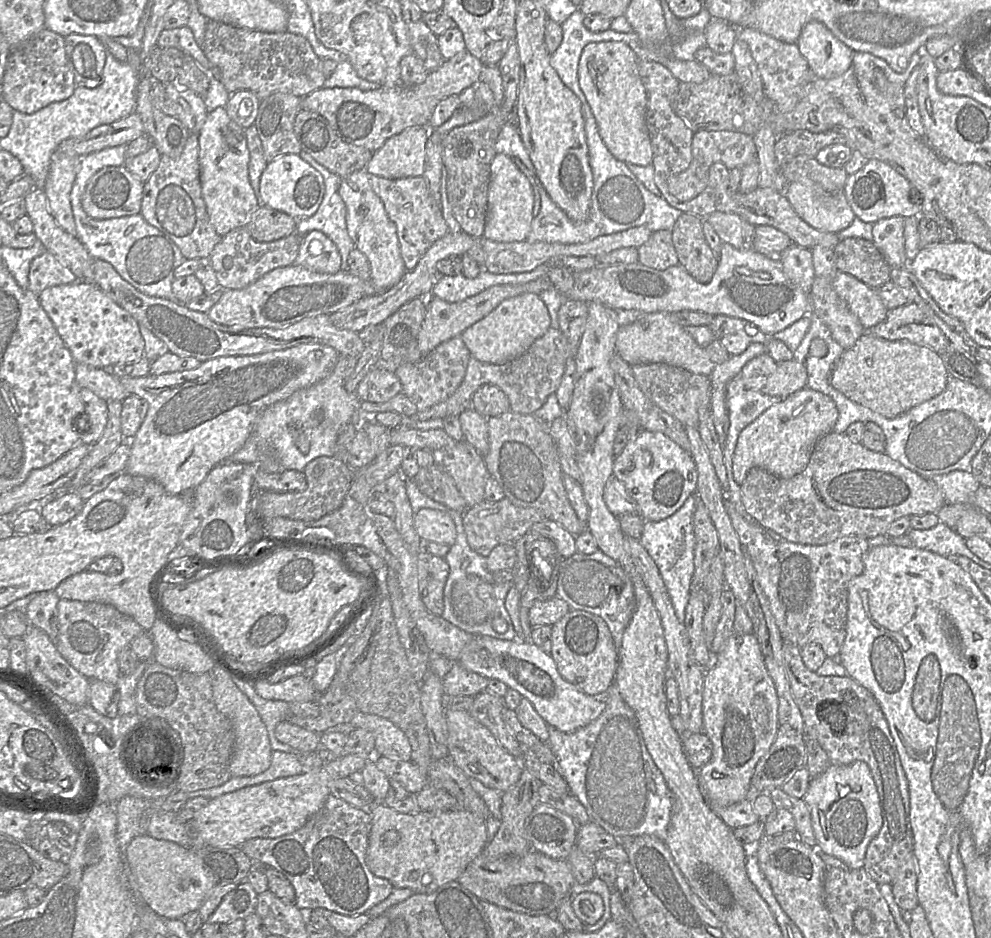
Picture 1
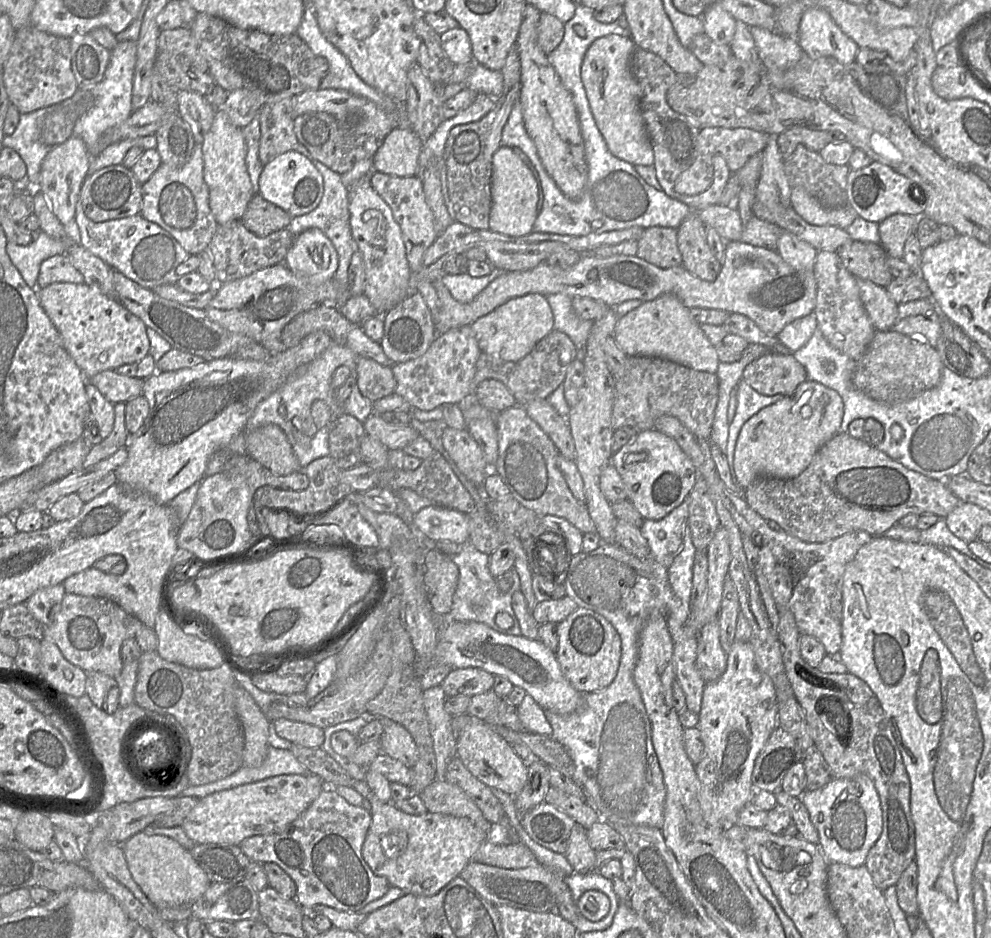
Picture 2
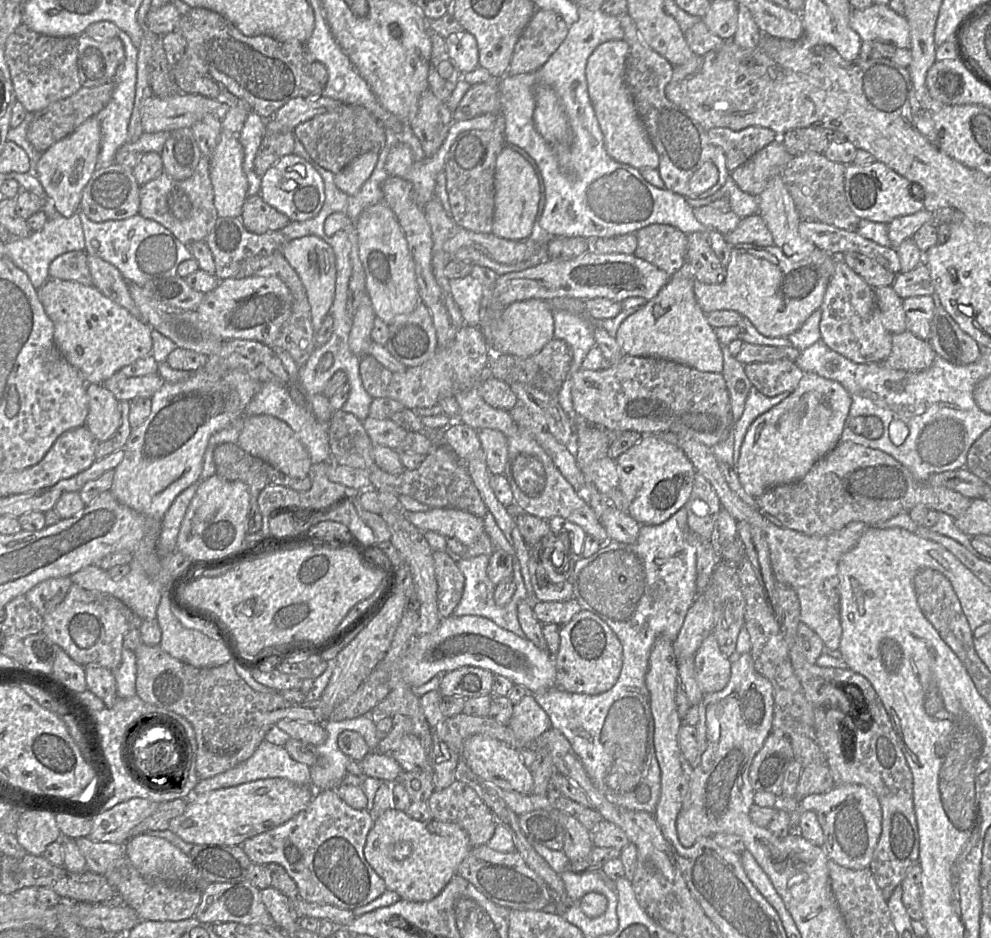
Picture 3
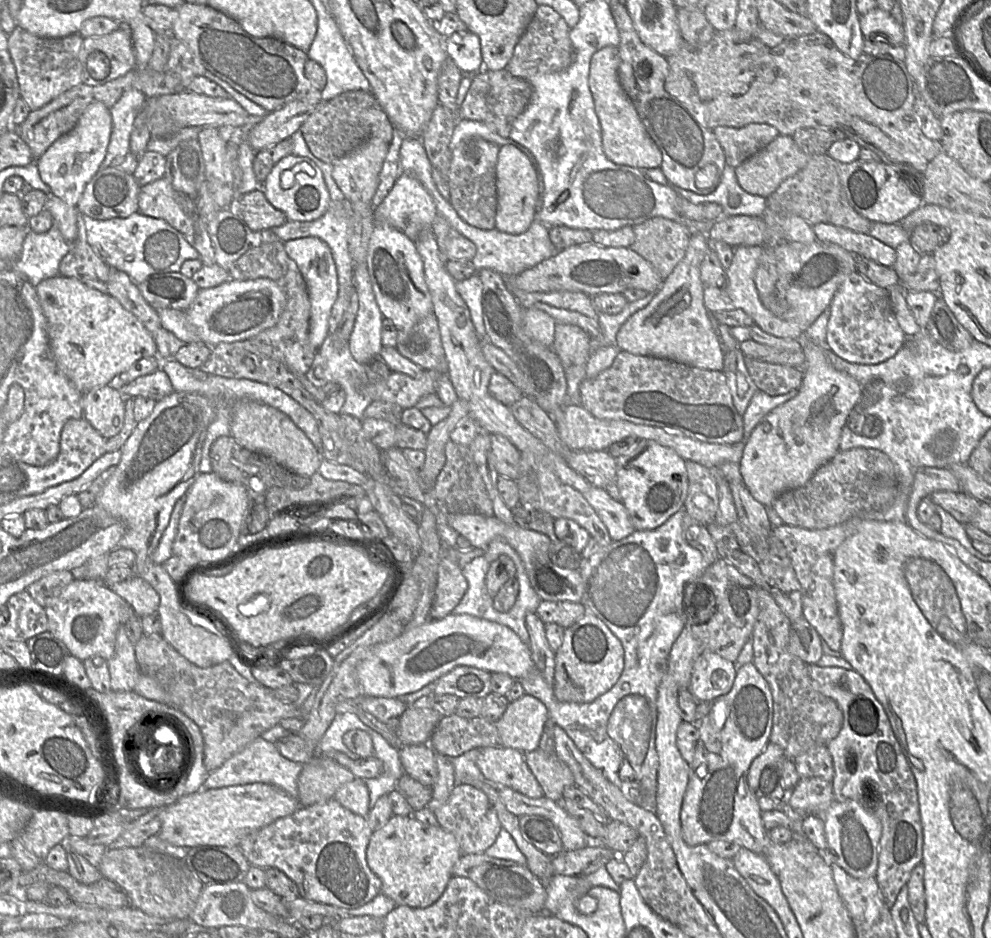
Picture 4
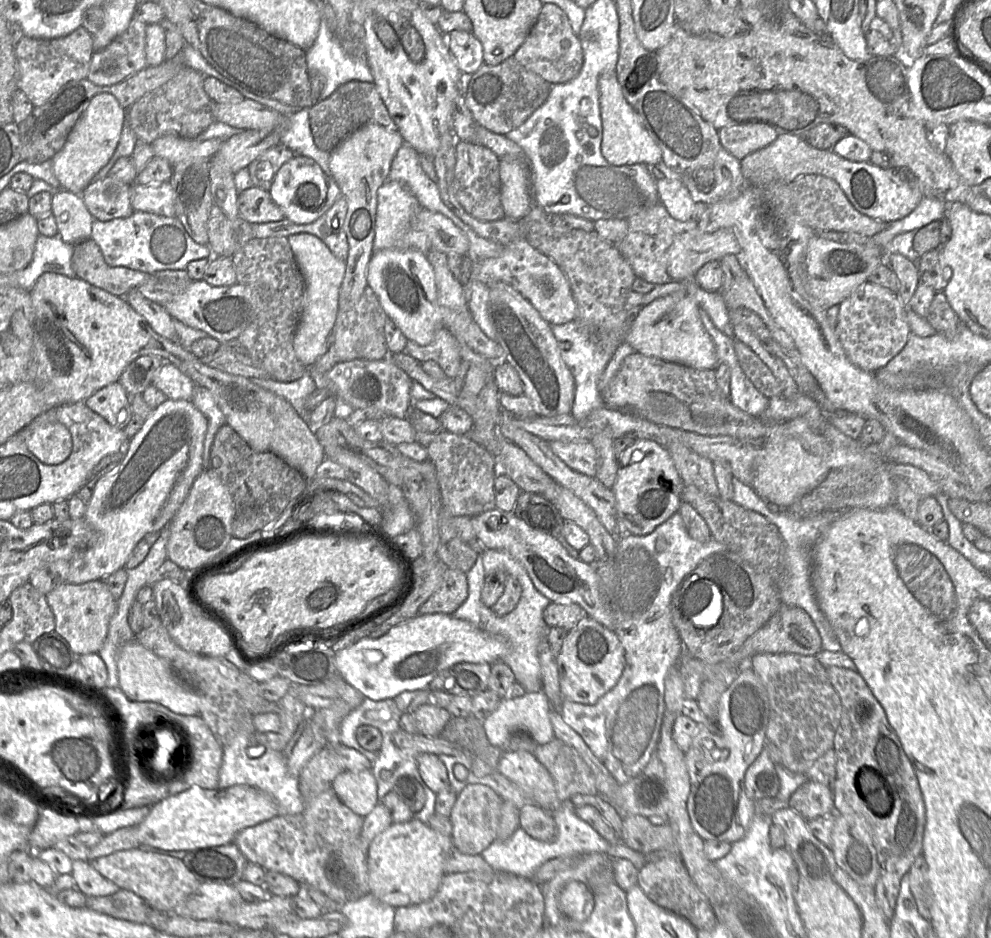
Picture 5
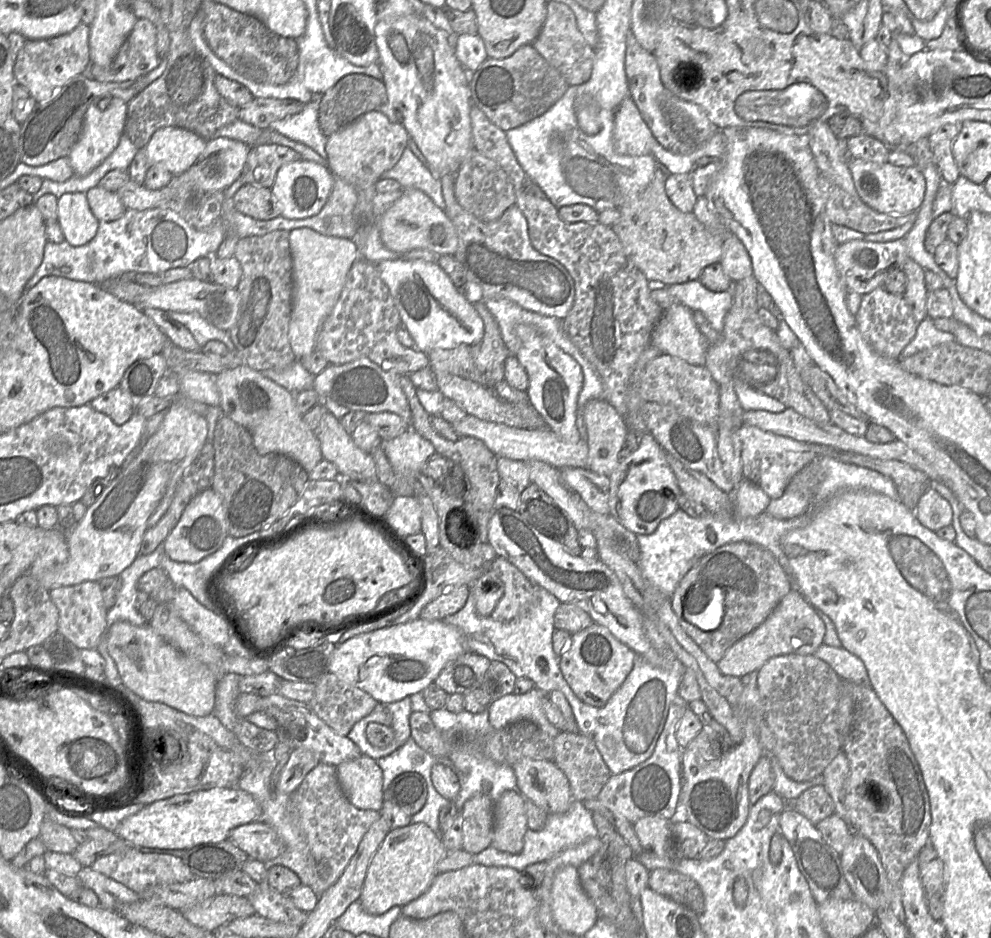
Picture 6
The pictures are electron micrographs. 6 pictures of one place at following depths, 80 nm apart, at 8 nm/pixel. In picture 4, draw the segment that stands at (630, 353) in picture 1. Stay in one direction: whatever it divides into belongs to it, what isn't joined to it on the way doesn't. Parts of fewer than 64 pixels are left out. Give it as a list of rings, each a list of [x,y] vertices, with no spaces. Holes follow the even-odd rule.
[[[693,233],[683,259],[663,281],[651,302],[620,328],[616,346],[641,356],[664,358],[692,367],[722,371],[723,349],[711,314],[704,306],[700,266],[708,249],[708,235]]]

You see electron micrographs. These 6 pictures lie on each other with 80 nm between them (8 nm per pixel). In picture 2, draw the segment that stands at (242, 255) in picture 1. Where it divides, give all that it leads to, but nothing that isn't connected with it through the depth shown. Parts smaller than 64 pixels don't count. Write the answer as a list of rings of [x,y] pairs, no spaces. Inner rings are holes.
[[[233,220],[218,225],[208,247],[213,259],[216,285],[247,277],[276,264],[284,264],[285,257],[296,236],[288,229],[282,229],[266,237],[258,237],[247,230],[241,220]]]

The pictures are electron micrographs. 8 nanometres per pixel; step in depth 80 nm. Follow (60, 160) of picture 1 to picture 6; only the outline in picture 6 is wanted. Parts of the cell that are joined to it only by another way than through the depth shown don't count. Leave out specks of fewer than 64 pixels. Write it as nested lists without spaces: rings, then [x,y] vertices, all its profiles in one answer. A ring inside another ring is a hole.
[[[104,97],[89,106],[78,141],[67,156],[74,175],[89,174],[115,150],[124,133],[127,110],[128,103],[117,97]]]

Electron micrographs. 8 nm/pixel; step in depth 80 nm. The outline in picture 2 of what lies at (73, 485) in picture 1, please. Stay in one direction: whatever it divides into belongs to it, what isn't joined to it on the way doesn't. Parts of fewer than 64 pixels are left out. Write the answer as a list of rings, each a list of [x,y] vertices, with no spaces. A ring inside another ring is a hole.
[[[124,402],[114,404],[115,421],[113,429],[102,442],[91,446],[82,468],[94,465],[113,455],[120,448],[127,447],[130,434],[125,424],[125,409],[126,404]]]

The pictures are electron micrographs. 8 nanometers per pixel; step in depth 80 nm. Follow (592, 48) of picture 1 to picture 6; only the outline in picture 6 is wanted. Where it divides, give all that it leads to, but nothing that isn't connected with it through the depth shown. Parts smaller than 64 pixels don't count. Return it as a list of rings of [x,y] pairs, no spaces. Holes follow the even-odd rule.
[[[630,97],[614,111],[613,145],[618,154],[652,154],[655,138]]]

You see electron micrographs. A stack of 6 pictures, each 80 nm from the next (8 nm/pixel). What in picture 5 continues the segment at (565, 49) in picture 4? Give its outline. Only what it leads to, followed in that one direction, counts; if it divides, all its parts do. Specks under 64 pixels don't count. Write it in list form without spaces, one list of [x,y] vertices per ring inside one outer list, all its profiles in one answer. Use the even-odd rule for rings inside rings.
[[[553,3],[543,4],[536,23],[513,56],[521,65],[552,84],[574,79],[584,62],[581,41],[573,32],[567,14]]]

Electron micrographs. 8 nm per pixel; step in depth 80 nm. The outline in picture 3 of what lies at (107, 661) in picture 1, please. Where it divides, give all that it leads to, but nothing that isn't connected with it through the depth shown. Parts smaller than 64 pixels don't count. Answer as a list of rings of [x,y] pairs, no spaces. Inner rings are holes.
[[[72,583],[62,602],[43,616],[42,633],[82,667],[113,670],[121,661],[124,636],[132,629],[139,629],[141,623],[142,619],[118,598],[107,593],[86,590]]]

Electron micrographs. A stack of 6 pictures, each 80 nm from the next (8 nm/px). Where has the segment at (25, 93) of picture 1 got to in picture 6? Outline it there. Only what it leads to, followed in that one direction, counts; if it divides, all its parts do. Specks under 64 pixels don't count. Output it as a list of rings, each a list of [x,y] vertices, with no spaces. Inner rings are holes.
[[[81,22],[69,33],[48,39],[27,40],[15,57],[14,76],[17,84],[24,86],[37,103],[47,102],[90,65],[89,36],[90,26]]]

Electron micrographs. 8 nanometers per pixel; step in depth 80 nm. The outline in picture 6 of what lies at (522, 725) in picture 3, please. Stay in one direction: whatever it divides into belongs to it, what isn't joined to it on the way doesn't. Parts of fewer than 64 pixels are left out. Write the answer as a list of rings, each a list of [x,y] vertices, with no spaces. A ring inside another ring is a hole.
[[[533,688],[525,694],[509,694],[492,701],[488,707],[489,722],[494,730],[519,720],[528,720],[538,725],[550,737],[555,738],[560,731],[547,719],[543,703],[548,694]]]

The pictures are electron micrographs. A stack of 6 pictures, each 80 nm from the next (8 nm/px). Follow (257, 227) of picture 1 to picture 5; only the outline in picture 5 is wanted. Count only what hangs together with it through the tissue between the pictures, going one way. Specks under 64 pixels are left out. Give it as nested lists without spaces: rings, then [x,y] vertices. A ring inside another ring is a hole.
[[[253,186],[238,194],[239,217],[250,224],[275,222],[285,219],[283,210],[273,201],[269,190]]]

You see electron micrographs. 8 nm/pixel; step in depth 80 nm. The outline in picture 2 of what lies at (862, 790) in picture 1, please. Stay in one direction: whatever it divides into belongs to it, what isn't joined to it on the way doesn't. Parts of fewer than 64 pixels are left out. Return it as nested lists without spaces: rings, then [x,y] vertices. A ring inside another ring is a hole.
[[[865,774],[853,778],[832,778],[824,787],[805,791],[801,800],[819,834],[819,847],[829,863],[850,867],[865,865],[868,852],[879,839],[882,809],[874,782]]]

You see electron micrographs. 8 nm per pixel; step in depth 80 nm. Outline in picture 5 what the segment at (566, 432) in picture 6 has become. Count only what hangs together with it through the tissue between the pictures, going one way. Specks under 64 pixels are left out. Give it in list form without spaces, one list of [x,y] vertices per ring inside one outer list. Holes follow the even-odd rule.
[[[488,287],[488,289],[490,294],[488,315],[492,329],[490,338],[502,347],[507,356],[507,362],[517,371],[523,383],[523,394],[531,400],[536,413],[540,416],[553,417],[570,414],[575,399],[575,381],[572,372],[562,359],[550,325],[527,300],[514,290],[505,290],[503,287]]]

